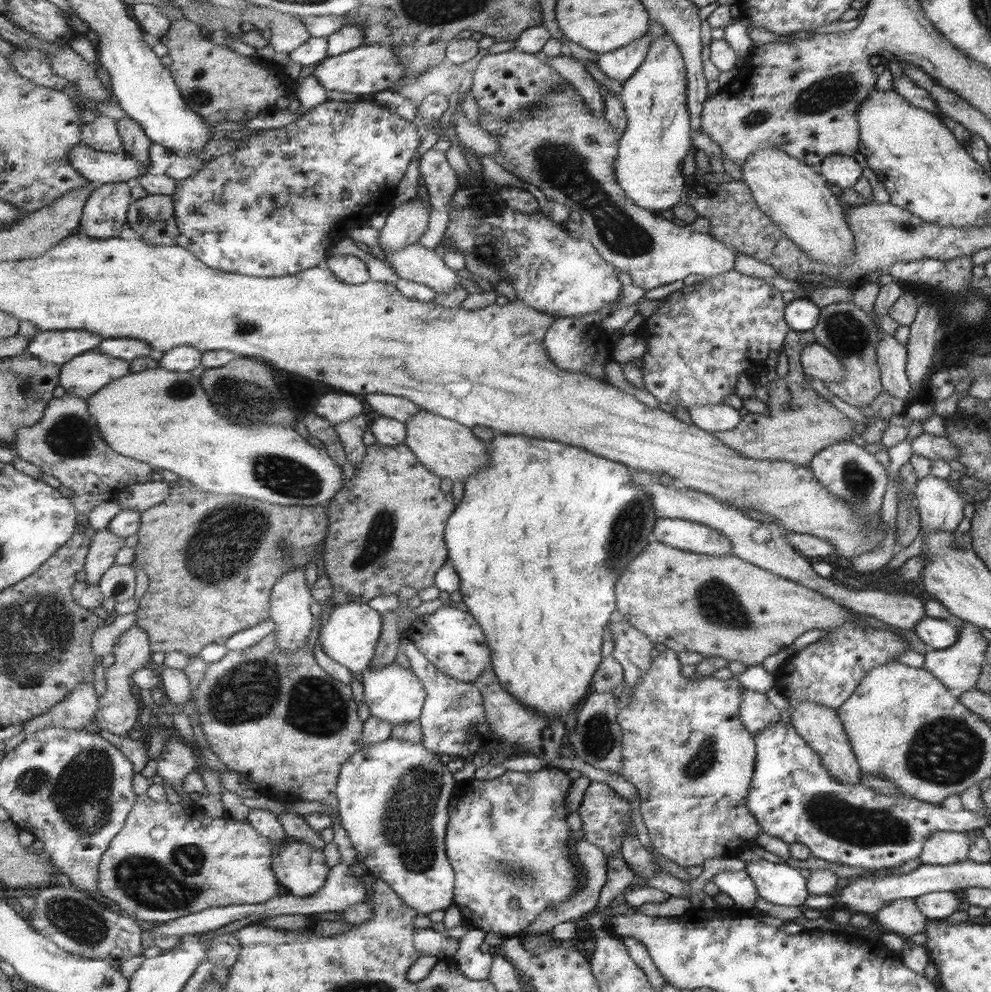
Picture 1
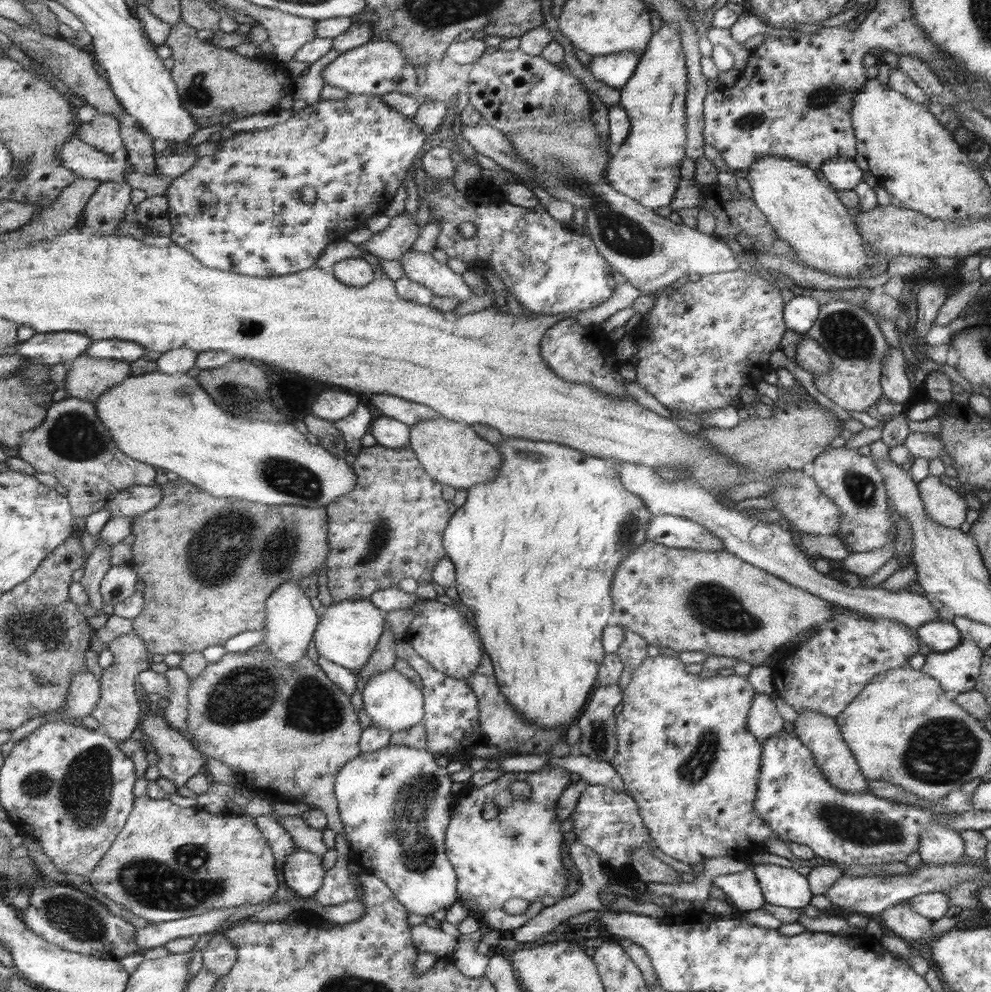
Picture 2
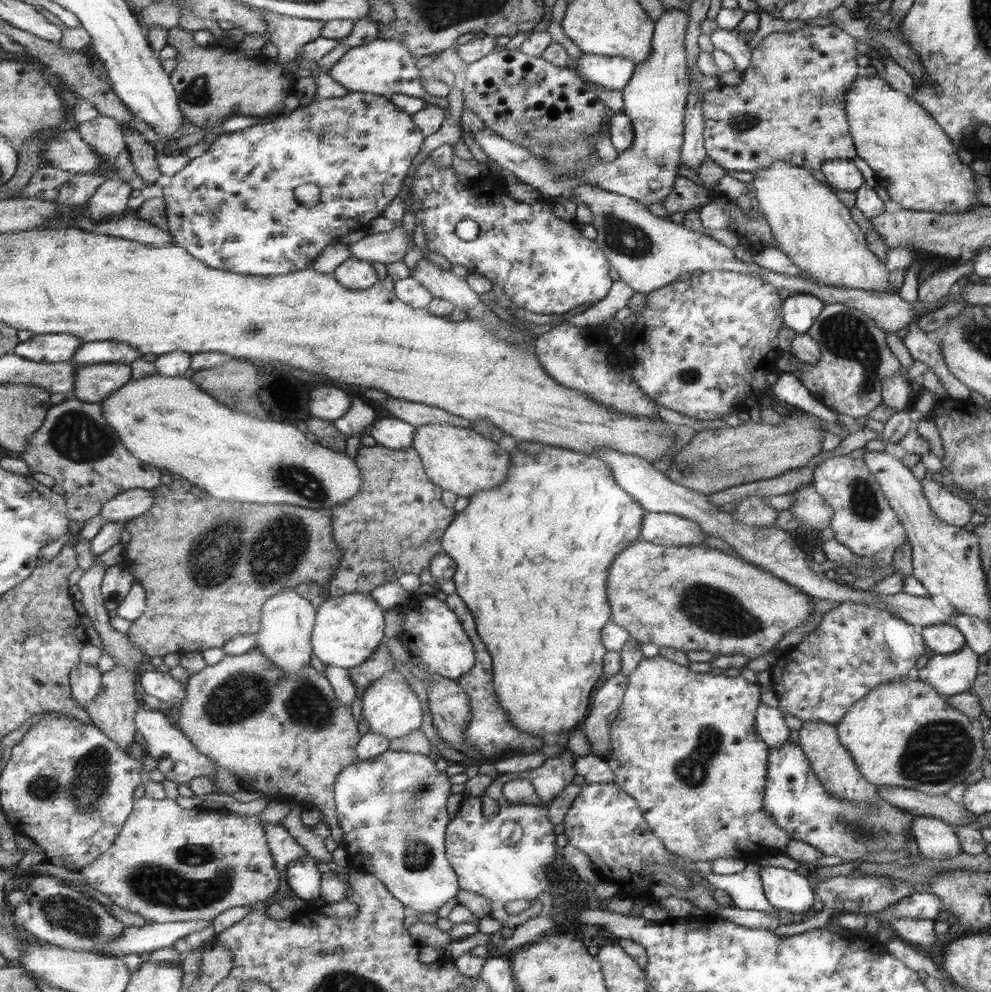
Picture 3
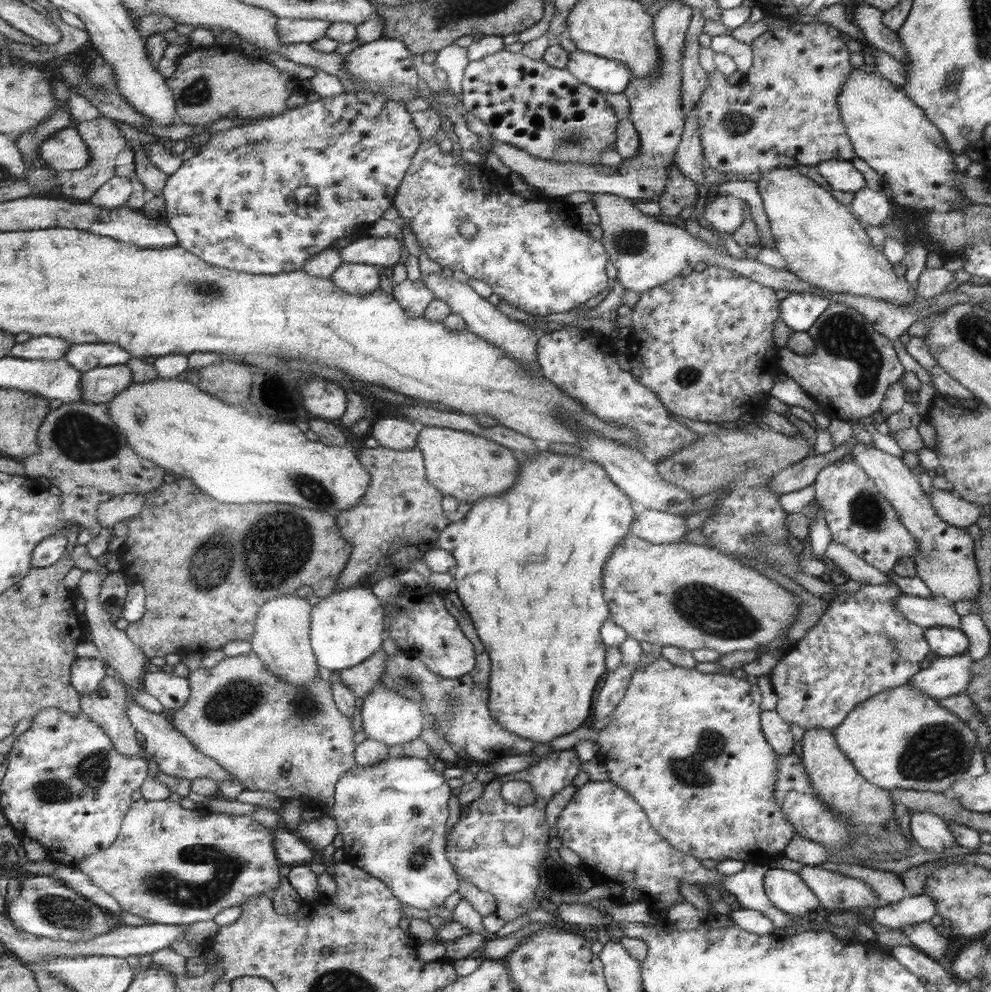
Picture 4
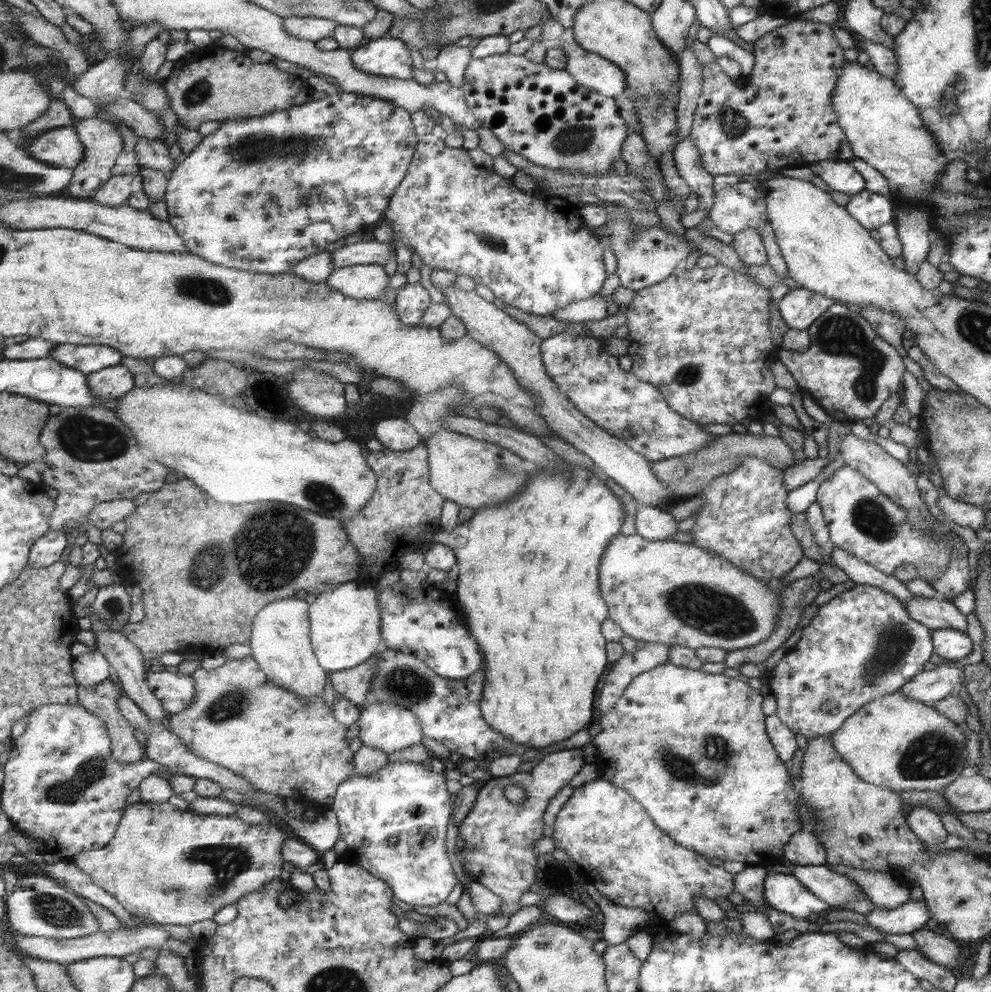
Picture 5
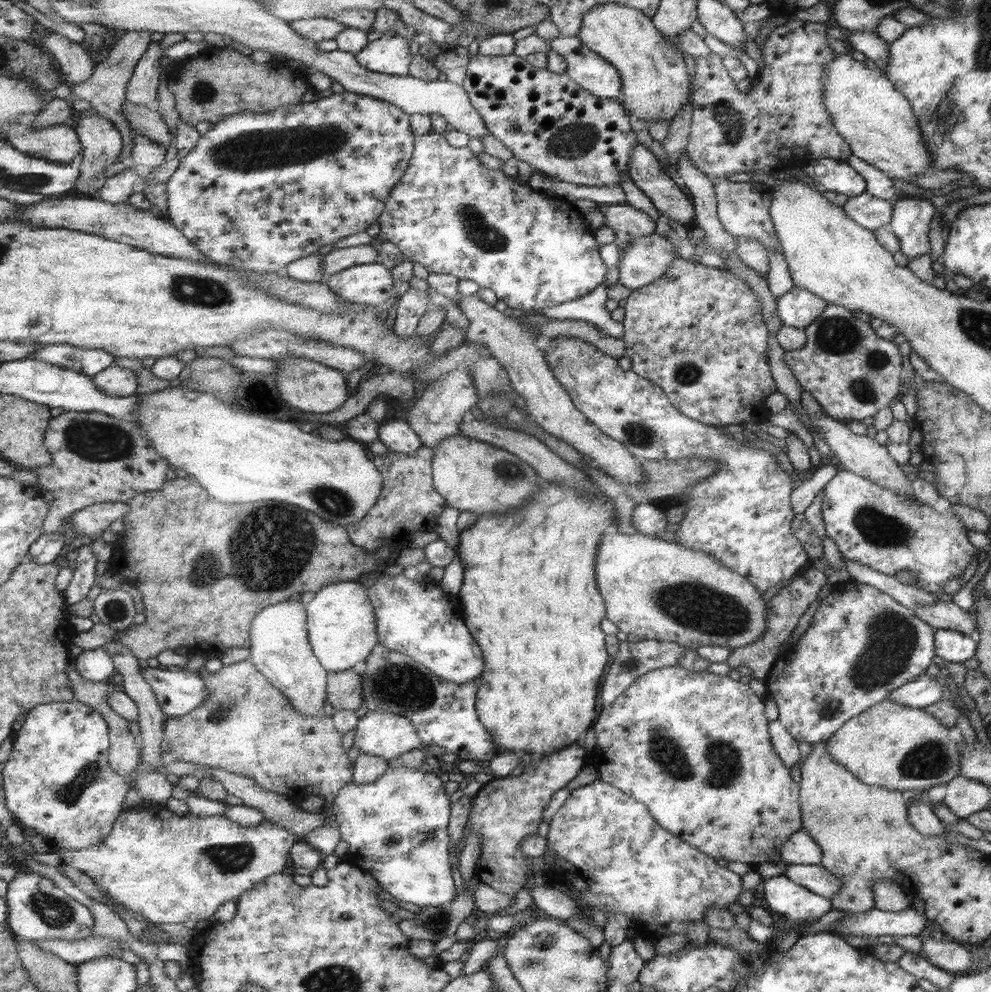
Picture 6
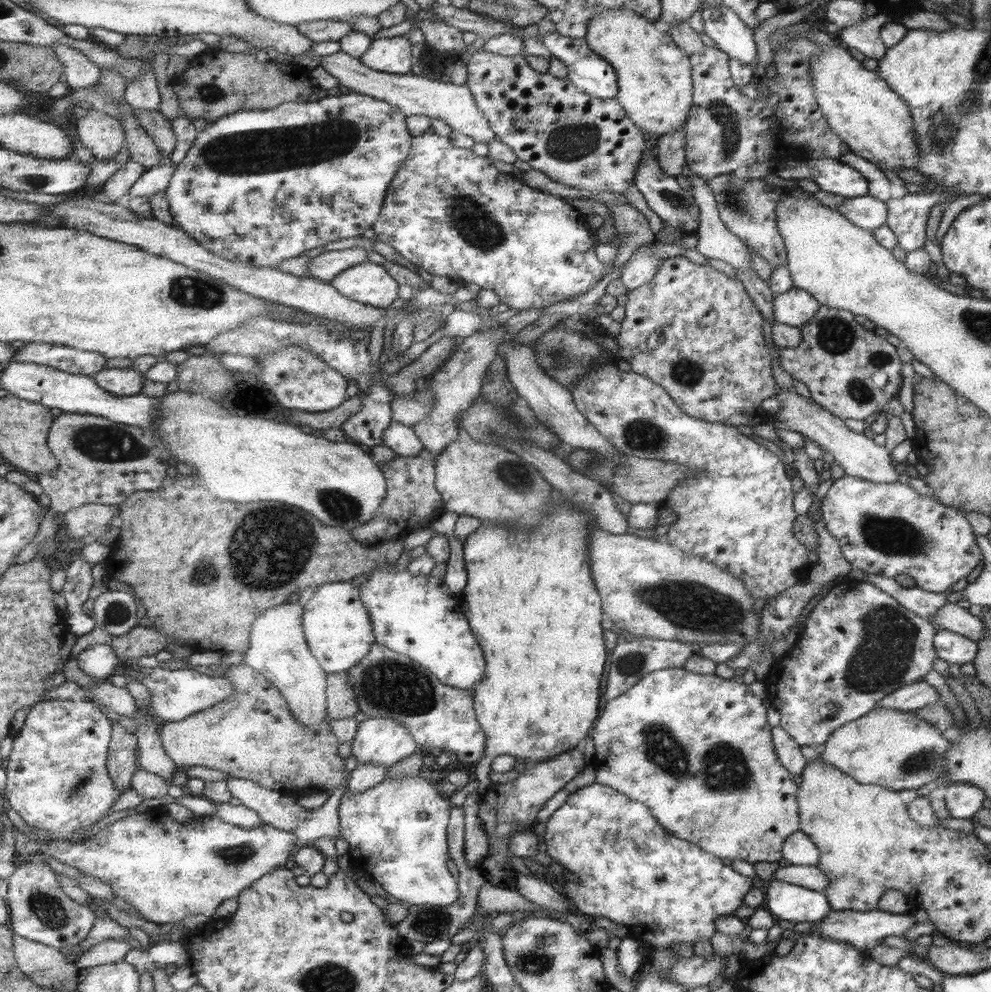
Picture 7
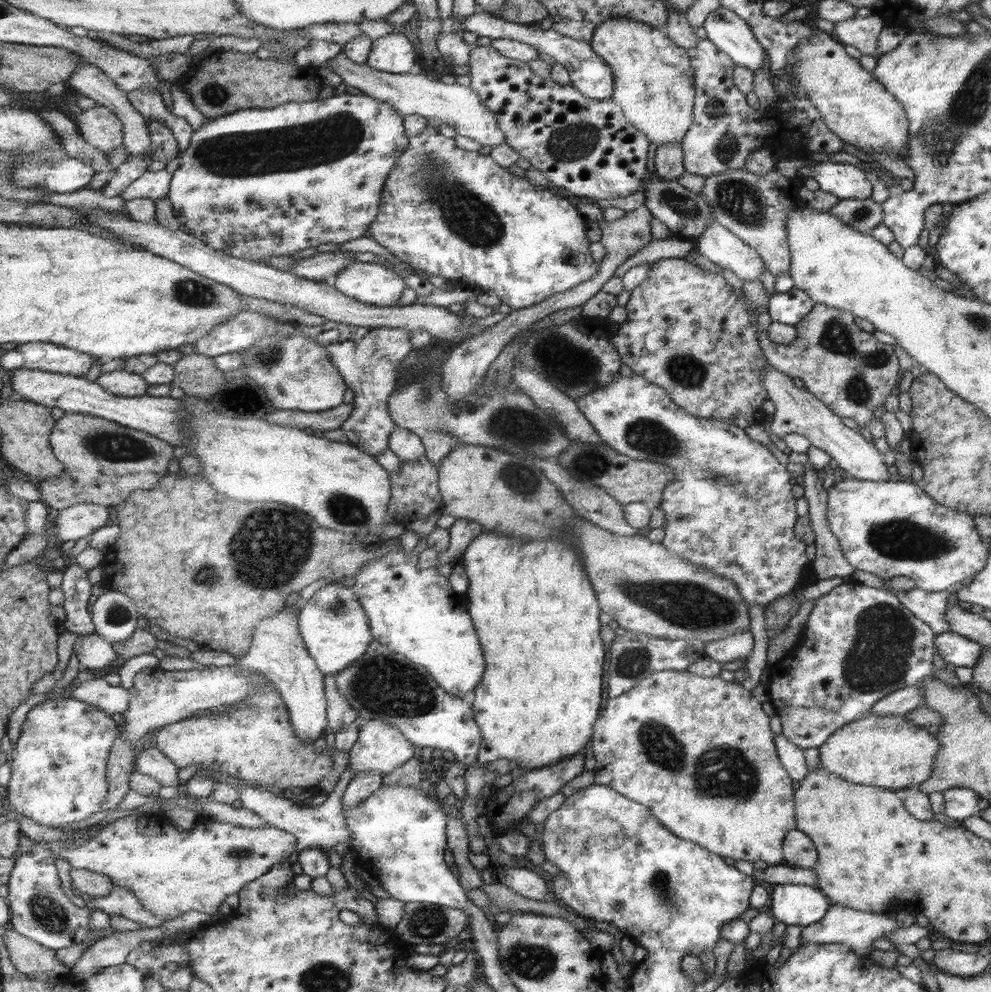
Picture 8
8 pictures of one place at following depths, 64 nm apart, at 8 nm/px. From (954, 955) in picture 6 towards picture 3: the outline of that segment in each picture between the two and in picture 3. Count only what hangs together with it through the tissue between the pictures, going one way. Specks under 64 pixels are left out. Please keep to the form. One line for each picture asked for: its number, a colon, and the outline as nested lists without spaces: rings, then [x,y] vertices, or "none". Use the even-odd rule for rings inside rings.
3: [[[897,918],[889,922],[889,926],[895,930],[897,938],[907,944],[919,944],[933,948],[935,946],[935,932],[933,932],[933,920],[919,920],[919,918]]]
4: [[[919,922],[919,924],[907,924],[901,930],[907,940],[915,946],[915,950],[927,954],[933,960],[941,960],[945,958],[945,954],[949,952],[947,940],[943,934],[939,934],[929,922]]]
5: [[[925,926],[915,930],[911,934],[911,938],[915,940],[917,944],[917,950],[929,958],[931,962],[939,964],[939,966],[945,966],[945,968],[951,968],[959,962],[959,950],[957,946],[953,944],[953,940],[943,934],[943,936],[937,936],[933,930],[927,930]]]

